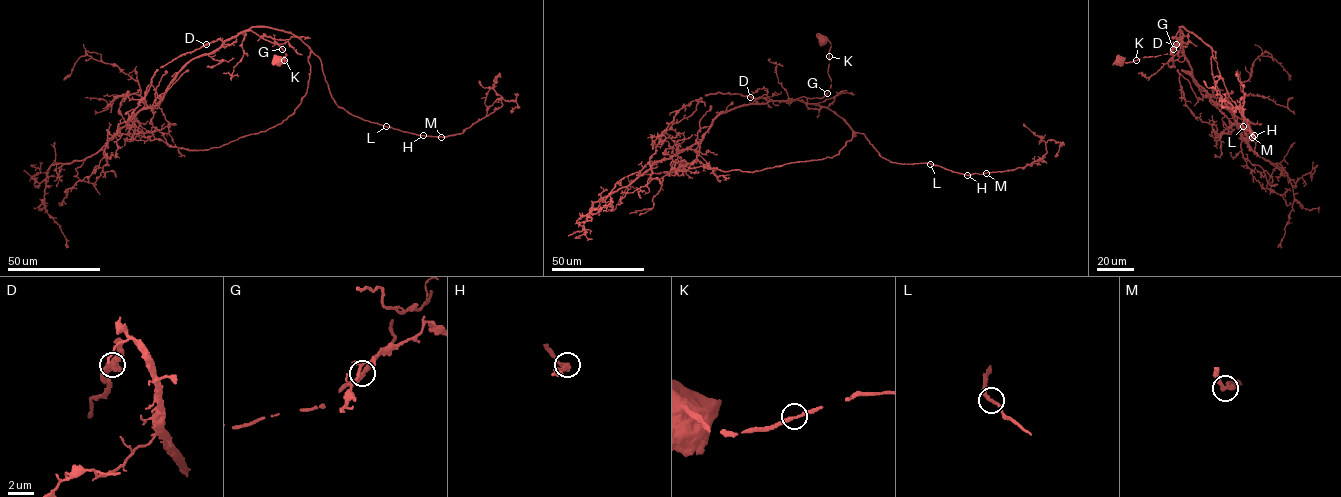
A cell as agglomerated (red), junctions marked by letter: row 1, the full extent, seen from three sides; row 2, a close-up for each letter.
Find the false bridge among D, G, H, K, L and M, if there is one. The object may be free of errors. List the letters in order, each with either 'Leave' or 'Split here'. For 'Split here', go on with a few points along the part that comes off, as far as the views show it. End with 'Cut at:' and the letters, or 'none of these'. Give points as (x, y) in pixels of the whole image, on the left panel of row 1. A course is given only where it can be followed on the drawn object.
D: Leave
G: Leave
H: Leave
K: Leave
L: Leave
M: Leave
Cut at: none of these

